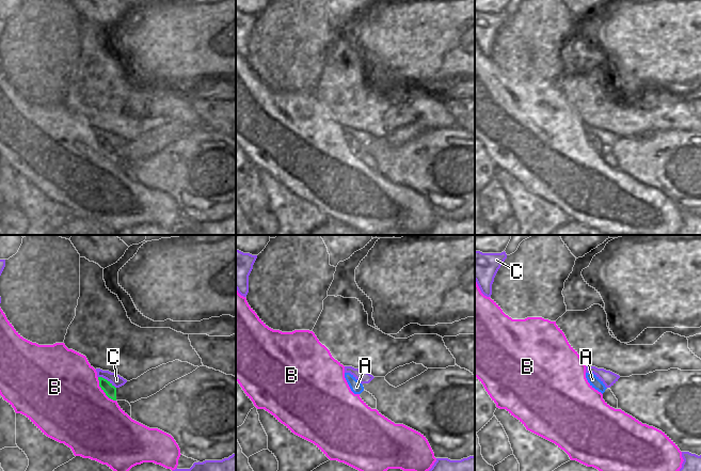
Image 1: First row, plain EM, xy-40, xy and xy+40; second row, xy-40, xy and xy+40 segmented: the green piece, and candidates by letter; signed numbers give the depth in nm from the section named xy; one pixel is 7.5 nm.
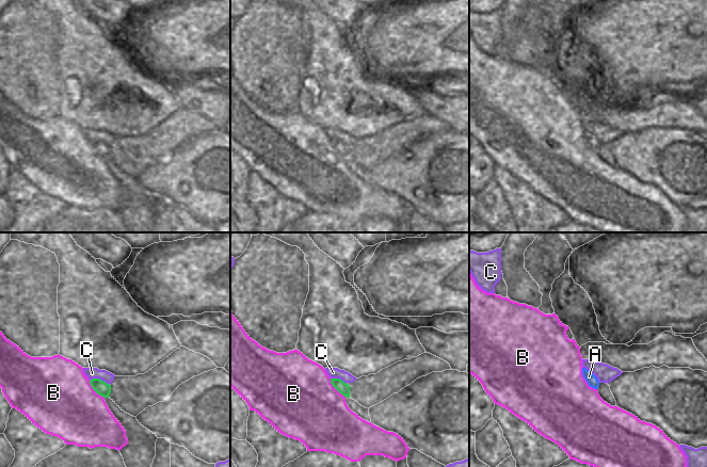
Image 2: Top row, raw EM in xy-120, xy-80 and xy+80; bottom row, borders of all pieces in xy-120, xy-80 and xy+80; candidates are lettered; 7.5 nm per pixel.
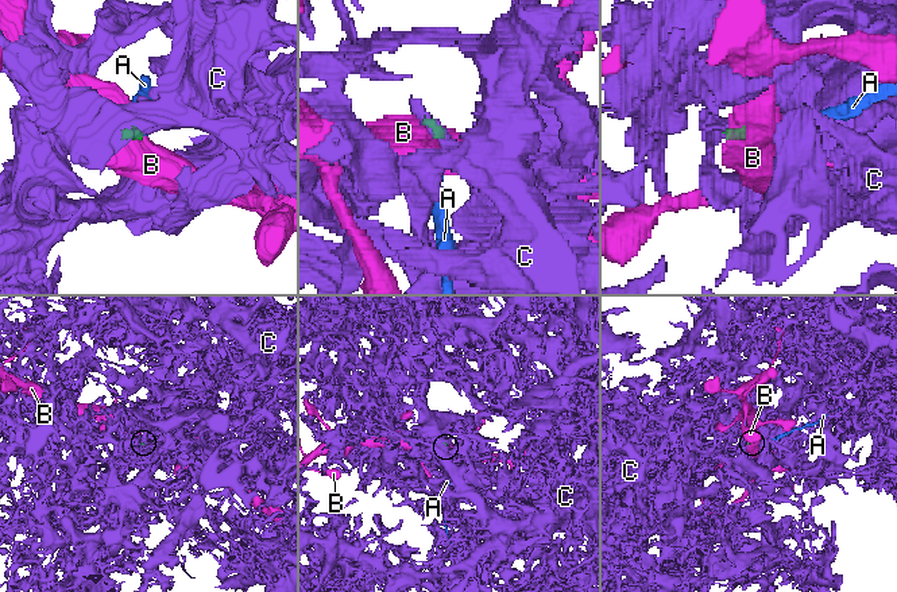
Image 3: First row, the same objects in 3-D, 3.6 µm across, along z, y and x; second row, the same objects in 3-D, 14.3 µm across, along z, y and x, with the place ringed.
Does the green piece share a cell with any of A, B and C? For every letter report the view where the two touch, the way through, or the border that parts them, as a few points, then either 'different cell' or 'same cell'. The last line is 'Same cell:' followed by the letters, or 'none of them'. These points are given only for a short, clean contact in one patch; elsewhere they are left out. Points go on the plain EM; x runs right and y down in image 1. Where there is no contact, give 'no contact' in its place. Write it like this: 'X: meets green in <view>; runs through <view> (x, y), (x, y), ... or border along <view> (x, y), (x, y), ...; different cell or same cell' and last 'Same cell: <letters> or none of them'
A: no contact; same cell
B: meets green in xy-40; border along xy-40 (97, 138), (100, 150), (115, 161); different cell
C: meets green in xy-40; border along xy-40 (98, 137), (107, 140), (115, 148); different cell
Same cell: A

